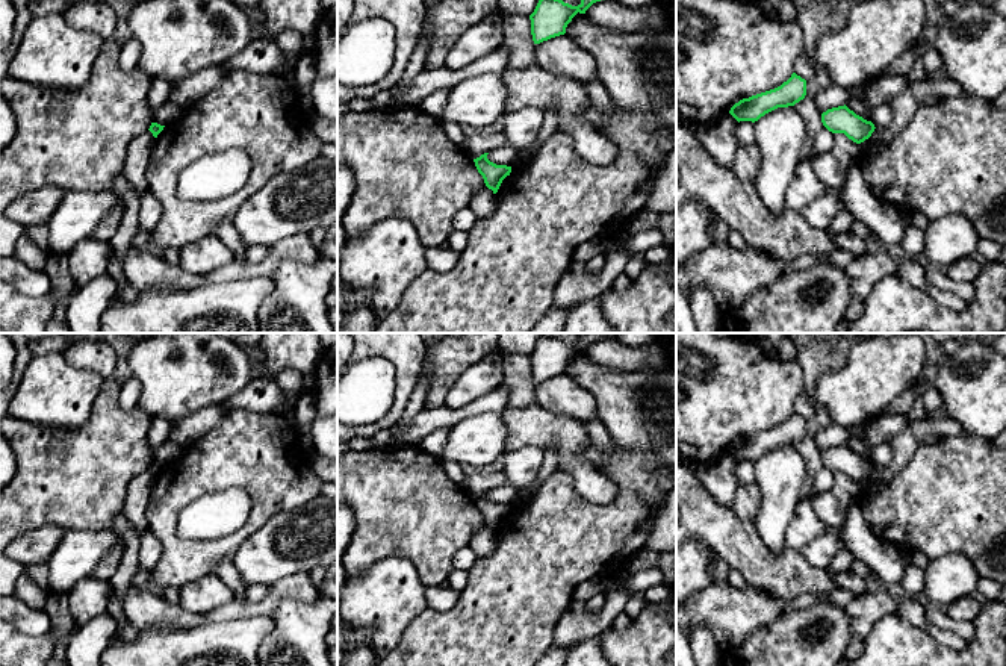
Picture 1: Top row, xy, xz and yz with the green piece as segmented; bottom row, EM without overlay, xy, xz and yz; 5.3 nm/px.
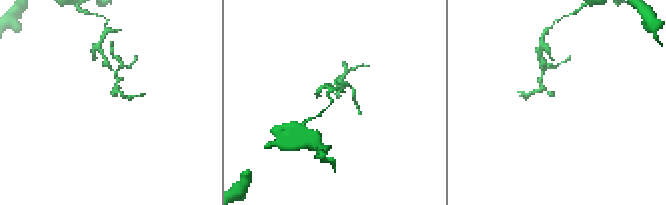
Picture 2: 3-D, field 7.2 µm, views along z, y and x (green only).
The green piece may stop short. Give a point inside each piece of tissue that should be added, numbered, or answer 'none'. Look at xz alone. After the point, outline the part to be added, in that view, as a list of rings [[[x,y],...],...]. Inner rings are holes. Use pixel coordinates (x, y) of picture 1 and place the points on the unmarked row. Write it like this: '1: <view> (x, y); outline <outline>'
none

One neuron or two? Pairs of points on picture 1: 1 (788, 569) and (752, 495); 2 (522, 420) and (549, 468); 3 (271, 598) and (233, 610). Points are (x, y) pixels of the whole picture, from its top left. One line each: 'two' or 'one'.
1: two
2: two
3: one

